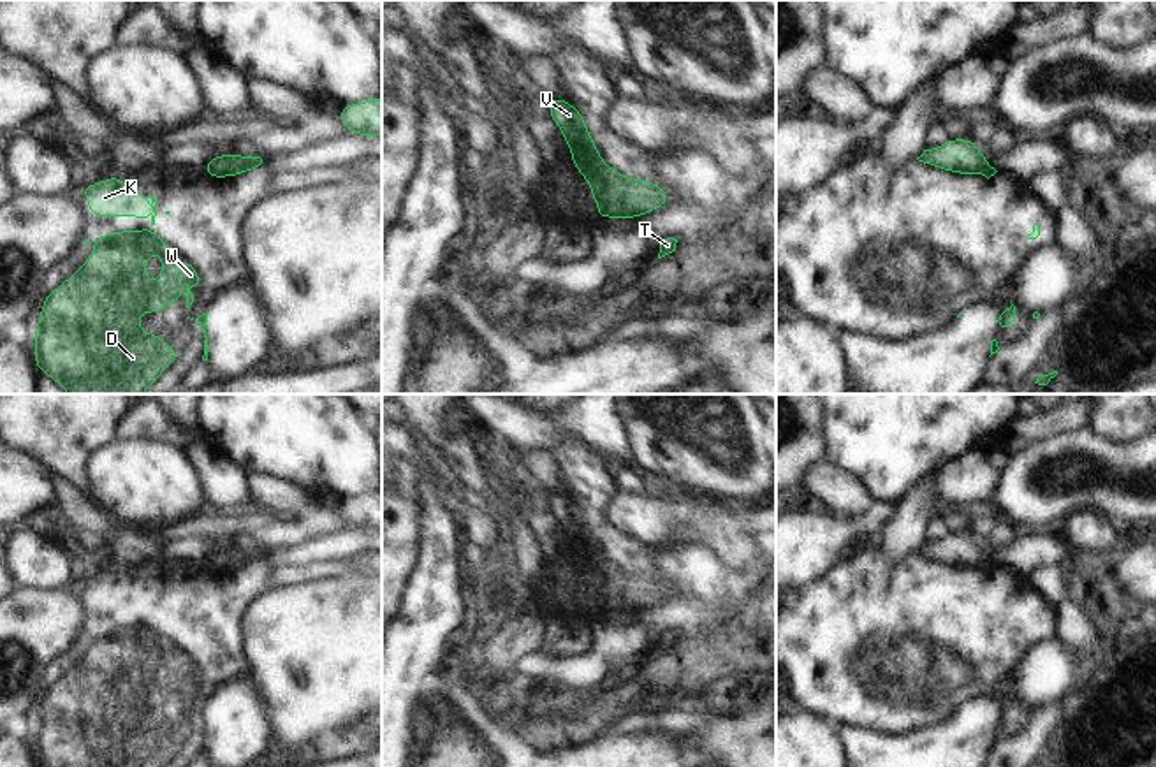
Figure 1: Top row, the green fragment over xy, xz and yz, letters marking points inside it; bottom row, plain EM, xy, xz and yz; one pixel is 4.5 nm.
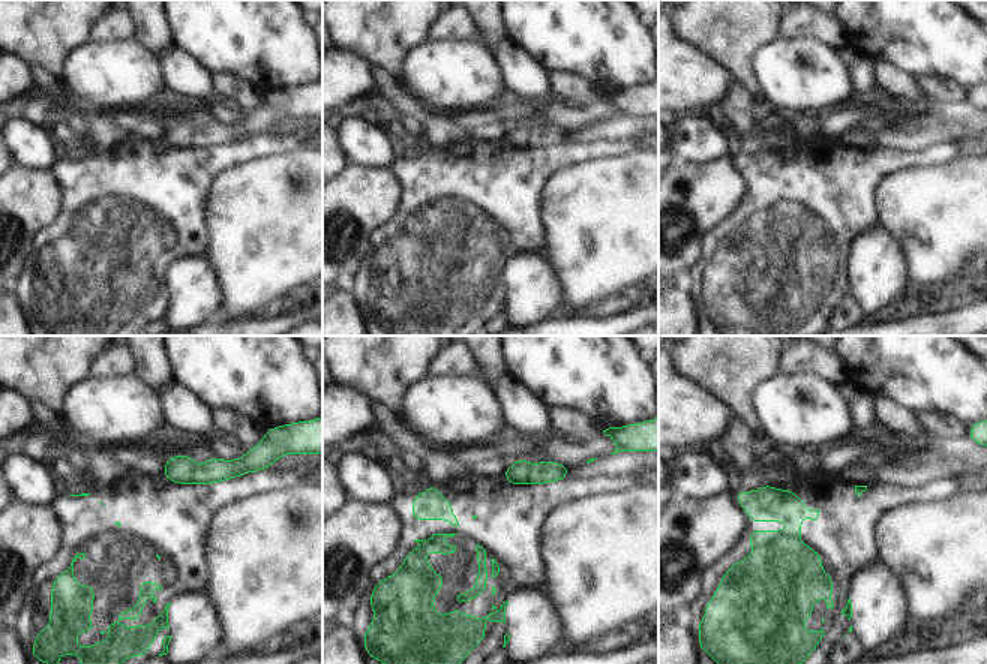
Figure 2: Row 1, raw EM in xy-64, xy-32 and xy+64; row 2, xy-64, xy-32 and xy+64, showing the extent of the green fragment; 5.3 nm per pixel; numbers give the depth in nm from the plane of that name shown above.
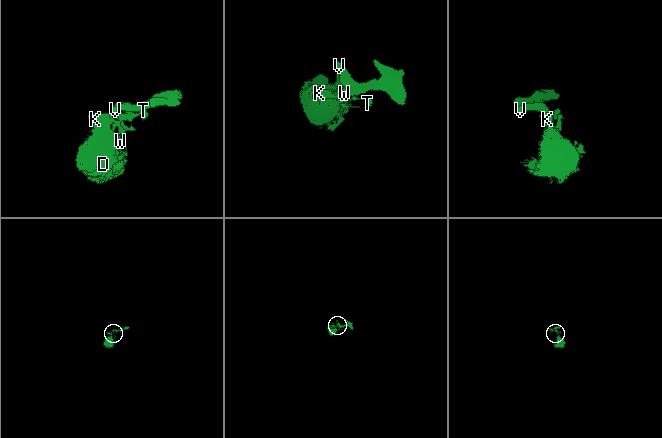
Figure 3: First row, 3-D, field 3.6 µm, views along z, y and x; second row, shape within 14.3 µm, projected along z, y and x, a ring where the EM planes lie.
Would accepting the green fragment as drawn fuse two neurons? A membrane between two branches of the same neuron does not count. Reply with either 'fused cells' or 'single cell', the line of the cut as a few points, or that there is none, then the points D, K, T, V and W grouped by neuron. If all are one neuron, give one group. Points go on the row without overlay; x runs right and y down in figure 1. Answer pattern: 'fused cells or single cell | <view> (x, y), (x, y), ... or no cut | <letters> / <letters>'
fused cells | xy (206, 560), (224, 570) | D K T W / V

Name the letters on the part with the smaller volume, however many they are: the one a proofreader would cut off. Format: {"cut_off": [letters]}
{"cut_off": ["V"]}

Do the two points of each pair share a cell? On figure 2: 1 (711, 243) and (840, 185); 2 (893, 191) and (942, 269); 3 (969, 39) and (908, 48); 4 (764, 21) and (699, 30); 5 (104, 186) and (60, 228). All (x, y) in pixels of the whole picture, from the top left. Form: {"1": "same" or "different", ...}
{"1": "same", "2": "same", "3": "same", "4": "same", "5": "same"}

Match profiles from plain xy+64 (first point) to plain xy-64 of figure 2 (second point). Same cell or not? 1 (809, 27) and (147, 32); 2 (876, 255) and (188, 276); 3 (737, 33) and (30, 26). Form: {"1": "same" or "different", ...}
{"1": "different", "2": "same", "3": "same"}

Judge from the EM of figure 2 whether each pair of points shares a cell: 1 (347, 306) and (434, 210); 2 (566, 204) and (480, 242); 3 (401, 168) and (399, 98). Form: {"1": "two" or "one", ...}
{"1": "two", "2": "two", "3": "two"}

